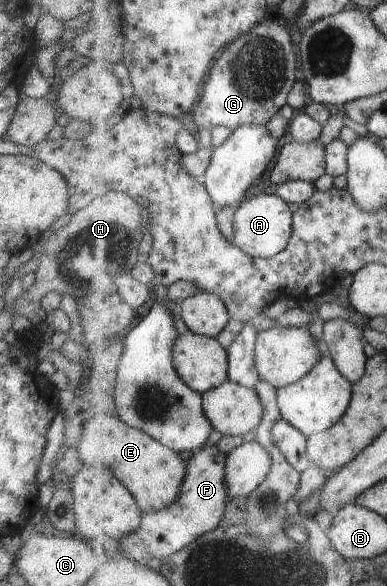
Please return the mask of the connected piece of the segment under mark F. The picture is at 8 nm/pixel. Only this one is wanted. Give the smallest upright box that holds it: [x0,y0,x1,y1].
[125,445,231,562]

